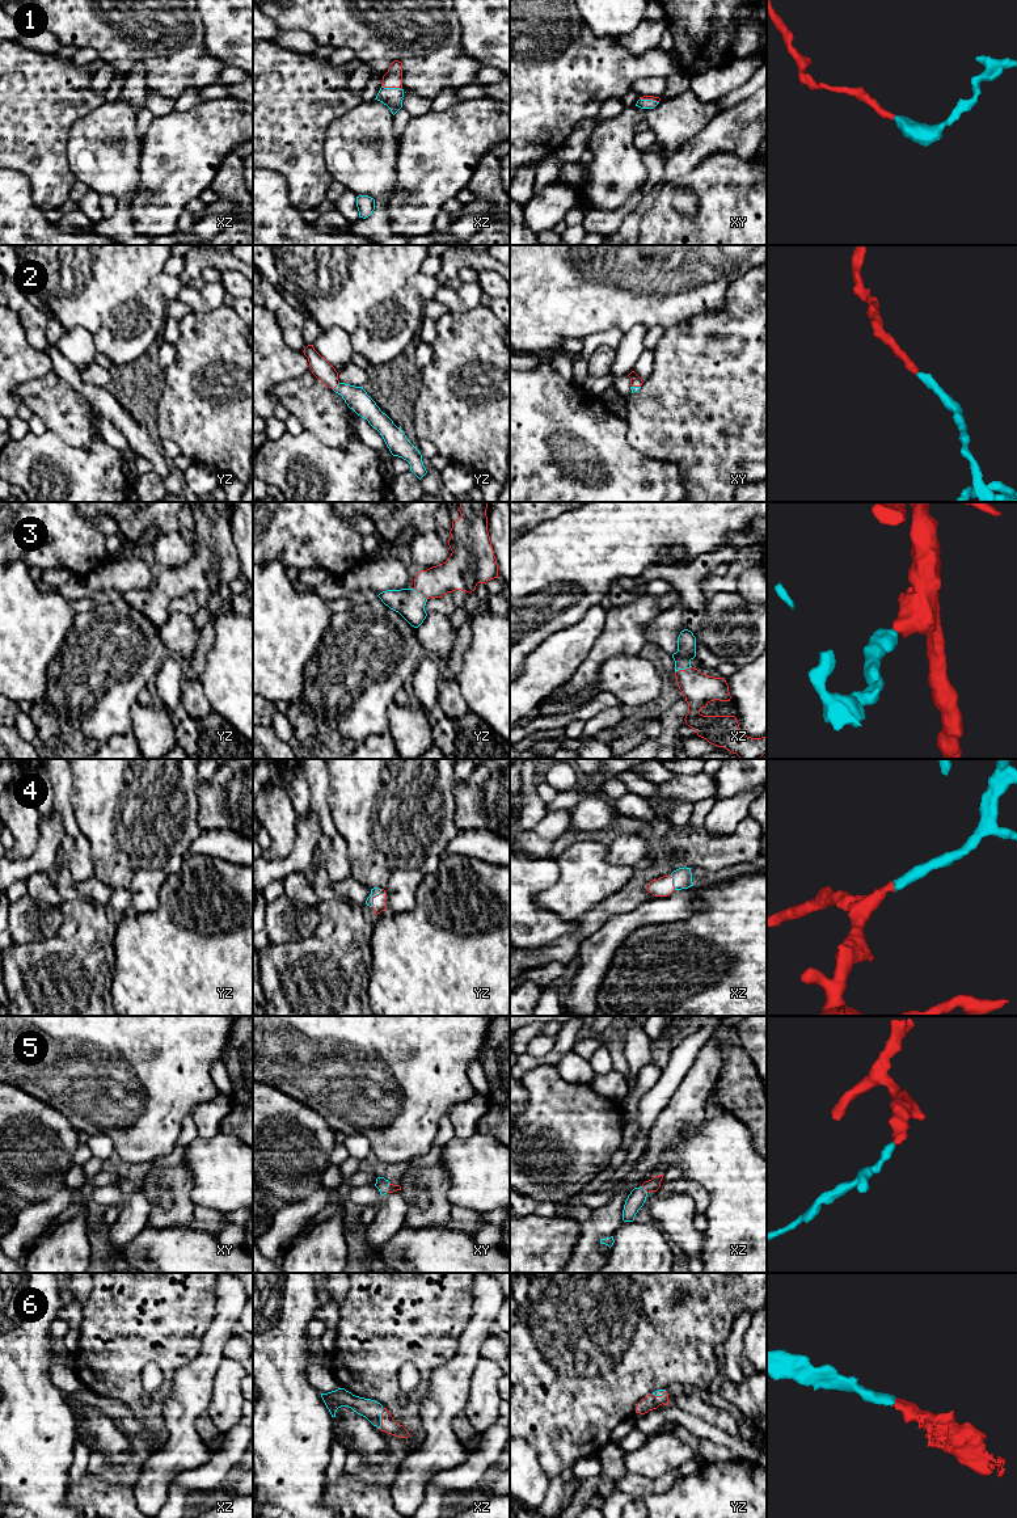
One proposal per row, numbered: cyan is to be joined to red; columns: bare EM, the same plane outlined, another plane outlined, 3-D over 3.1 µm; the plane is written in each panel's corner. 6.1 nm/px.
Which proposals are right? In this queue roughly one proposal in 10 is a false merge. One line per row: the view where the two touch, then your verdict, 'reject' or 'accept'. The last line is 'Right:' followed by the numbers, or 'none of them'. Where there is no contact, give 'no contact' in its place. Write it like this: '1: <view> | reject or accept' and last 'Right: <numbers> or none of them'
1: xz | accept
2: yz | accept
3: xz | accept
4: yz | accept
5: xz | accept
6: xz | accept
Right: 1, 2, 3, 4, 5, 6

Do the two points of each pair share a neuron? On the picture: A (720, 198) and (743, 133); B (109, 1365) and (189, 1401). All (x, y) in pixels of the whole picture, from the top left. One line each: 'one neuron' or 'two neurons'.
A: two neurons
B: two neurons

